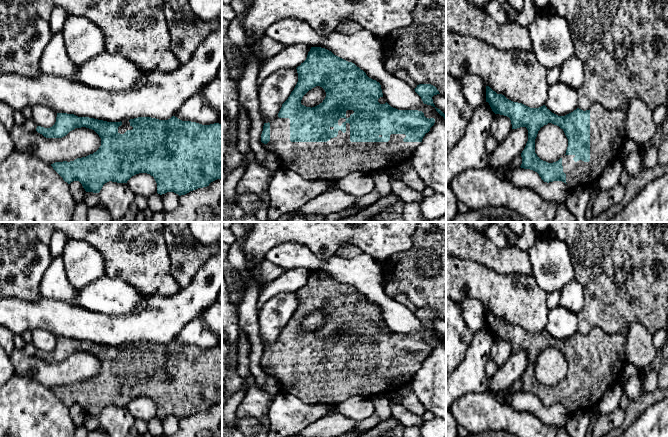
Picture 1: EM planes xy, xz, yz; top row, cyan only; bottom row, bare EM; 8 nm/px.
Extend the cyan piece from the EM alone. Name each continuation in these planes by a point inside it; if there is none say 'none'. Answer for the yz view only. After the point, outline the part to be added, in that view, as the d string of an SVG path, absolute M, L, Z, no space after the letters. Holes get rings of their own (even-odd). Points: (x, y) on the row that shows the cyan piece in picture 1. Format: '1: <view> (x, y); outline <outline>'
1: yz (607, 127); outline M593 104L590 110L590 161L579 160L575 162L575 155L564 155L562 157L563 172L566 174L566 183L570 192L581 187L592 188L598 182L606 167L620 158L624 143L627 140L625 120L625 109L608 110L601 104Z

